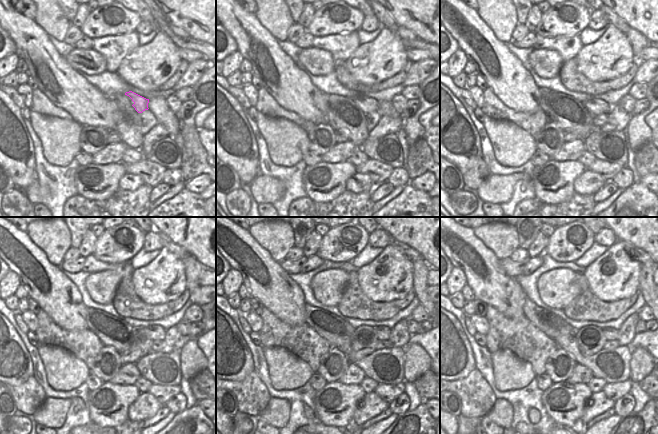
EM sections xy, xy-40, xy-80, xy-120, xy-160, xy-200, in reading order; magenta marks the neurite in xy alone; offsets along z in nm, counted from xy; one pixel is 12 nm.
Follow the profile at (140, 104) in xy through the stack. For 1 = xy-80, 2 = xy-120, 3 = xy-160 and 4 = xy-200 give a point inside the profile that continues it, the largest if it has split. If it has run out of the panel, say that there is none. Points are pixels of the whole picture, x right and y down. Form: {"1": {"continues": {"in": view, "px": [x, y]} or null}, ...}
{"1": {"continues": {"in": "xy-80", "px": [596, 106]}}, "2": {"continues": {"in": "xy-120", "px": [155, 332]}}, "3": {"continues": {"in": "xy-160", "px": [383, 333]}}, "4": {"continues": {"in": "xy-200", "px": [610, 333]}}}

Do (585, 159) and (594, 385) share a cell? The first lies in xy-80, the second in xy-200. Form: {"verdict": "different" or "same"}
{"verdict": "same"}

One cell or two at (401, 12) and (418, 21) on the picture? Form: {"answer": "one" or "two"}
{"answer": "one"}

